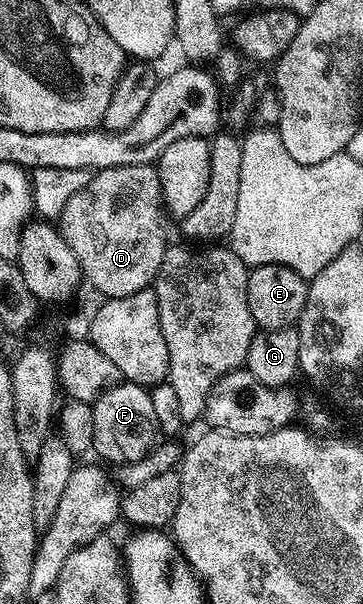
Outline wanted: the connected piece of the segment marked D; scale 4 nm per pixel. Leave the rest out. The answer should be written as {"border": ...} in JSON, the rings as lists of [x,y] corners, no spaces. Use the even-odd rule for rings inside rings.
{"border":[[[154,165],[110,166],[107,170],[92,173],[85,189],[77,191],[69,204],[65,204],[57,219],[57,229],[69,248],[73,248],[73,256],[77,256],[84,279],[88,283],[91,281],[92,288],[103,294],[104,299],[120,298],[133,296],[133,292],[146,290],[154,283],[165,249],[163,218],[165,212],[161,207],[159,171]]]}

